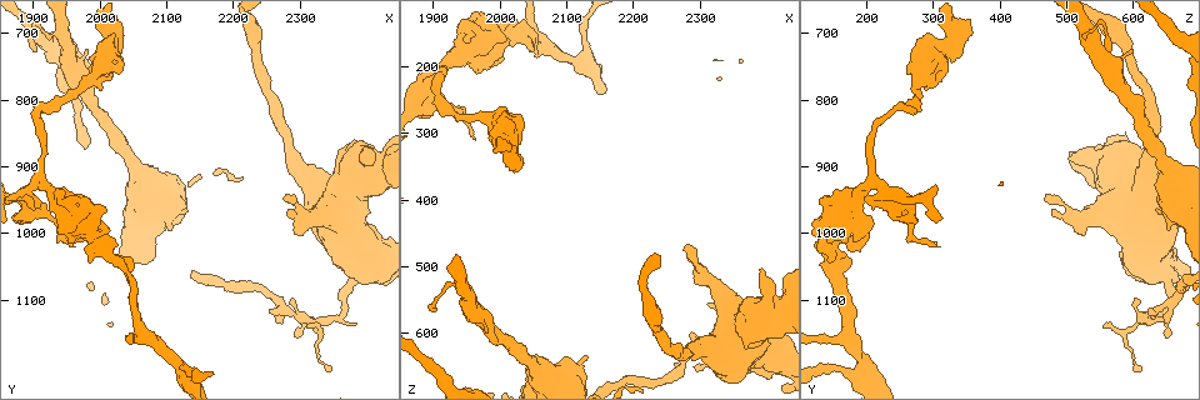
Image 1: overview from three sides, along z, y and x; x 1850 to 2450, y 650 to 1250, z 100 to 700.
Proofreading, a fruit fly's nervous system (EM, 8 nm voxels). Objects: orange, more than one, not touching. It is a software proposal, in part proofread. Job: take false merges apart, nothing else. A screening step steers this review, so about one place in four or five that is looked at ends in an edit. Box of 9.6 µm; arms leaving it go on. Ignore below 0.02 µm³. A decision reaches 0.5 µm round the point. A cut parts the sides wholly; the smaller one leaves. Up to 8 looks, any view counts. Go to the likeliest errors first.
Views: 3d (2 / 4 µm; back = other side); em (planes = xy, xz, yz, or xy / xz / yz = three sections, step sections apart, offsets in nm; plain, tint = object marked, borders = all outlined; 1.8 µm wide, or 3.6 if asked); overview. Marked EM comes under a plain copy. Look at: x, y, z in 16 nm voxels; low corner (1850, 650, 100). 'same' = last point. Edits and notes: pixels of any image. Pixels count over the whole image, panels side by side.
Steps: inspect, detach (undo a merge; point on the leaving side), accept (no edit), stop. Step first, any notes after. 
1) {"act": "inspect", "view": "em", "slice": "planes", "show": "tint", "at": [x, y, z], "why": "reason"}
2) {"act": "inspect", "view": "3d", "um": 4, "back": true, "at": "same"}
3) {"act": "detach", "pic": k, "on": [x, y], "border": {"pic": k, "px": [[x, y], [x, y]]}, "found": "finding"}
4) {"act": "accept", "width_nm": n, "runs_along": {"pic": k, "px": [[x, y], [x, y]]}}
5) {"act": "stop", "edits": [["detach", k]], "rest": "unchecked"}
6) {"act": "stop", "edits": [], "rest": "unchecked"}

{"act": "inspect", "view": "em", "um": 3.6, "slice": "planes", "show": "tint", "at": [1985, 995, 150], "why": "three-way junction"}

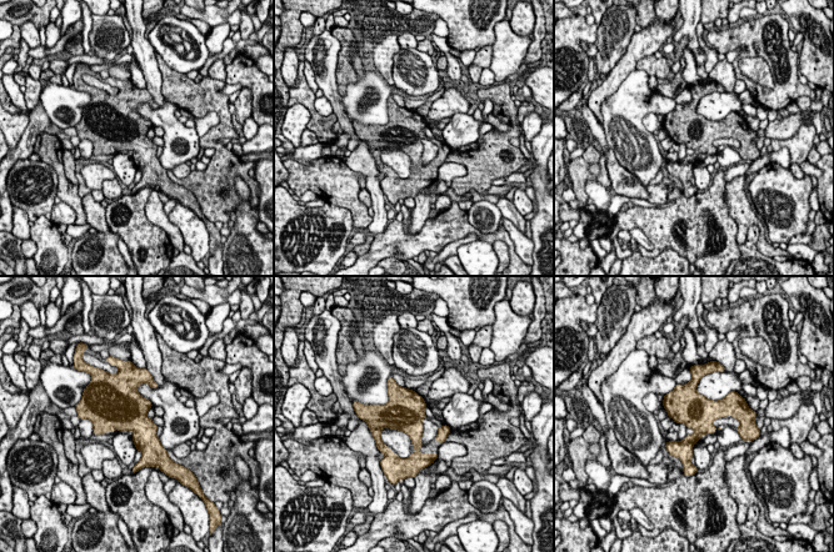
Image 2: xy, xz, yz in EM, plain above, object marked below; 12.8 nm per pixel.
{"act": "accept", "found": "all the same neuron"}

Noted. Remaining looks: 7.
{"act": "inspect", "view": "em", "slice": "yz", "step": 16, "show": "tint", "at": [2330, 940, 625], "why": "calibre changes"}

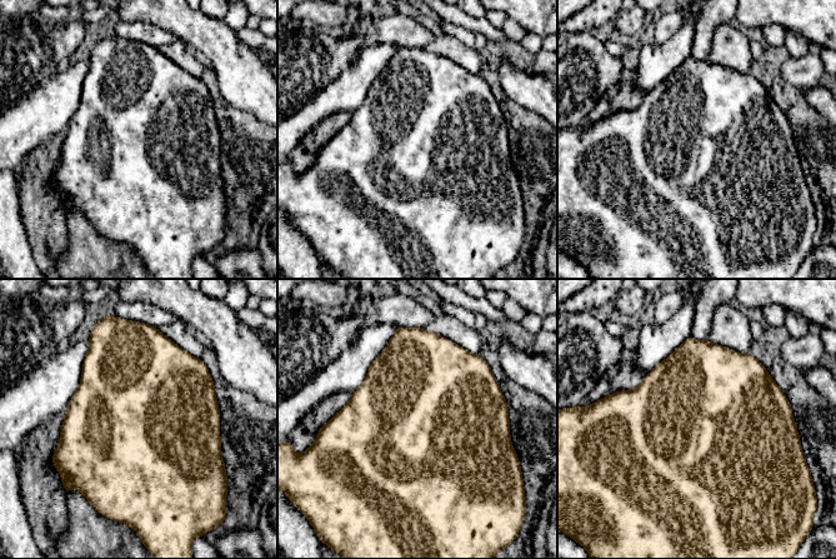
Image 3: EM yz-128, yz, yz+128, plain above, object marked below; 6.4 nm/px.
{"act": "inspect", "view": "em", "slice": "planes", "show": "tint", "at": "same", "why": "cut it another way"}

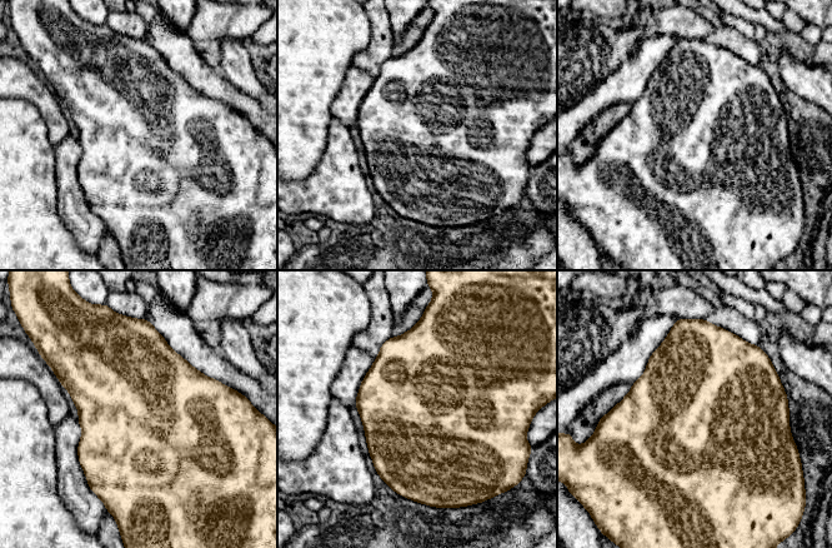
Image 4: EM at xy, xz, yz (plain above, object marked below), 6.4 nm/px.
{"act": "accept", "found": "all the same neuron"}

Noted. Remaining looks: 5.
{"act": "inspect", "view": "em", "slice": "xy", "step": 4, "show": "tint", "at": [2015, 730, 300]}

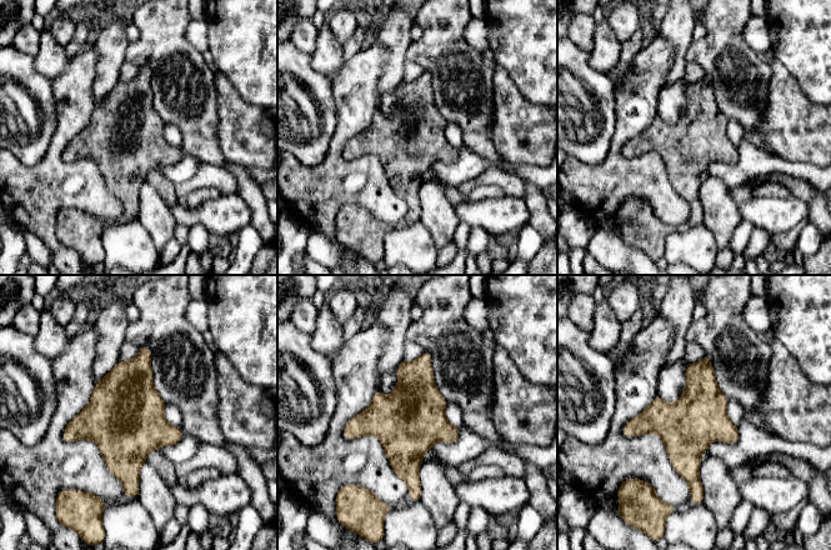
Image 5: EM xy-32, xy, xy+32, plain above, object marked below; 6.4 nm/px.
{"act": "inspect", "view": "em", "slice": "planes", "show": "tint", "at": "same", "why": "cut it another way"}

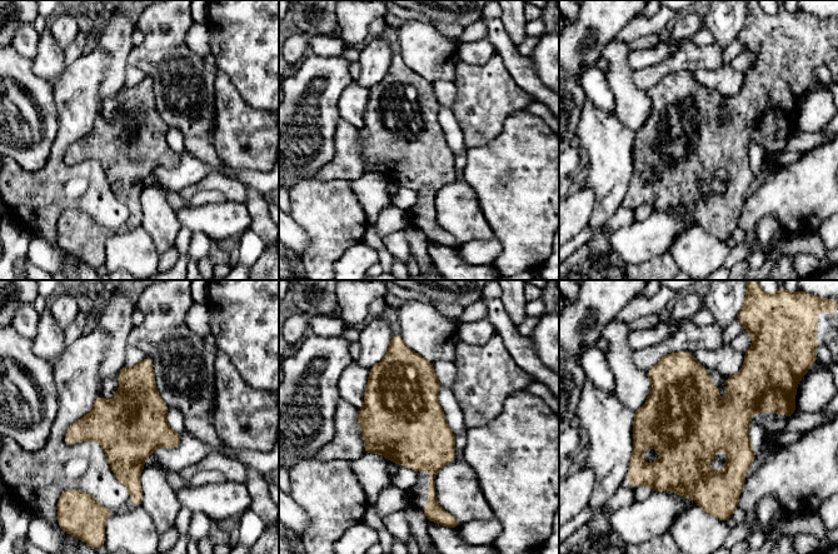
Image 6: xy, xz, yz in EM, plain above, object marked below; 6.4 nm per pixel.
{"act": "accept", "found": "one neuron here"}

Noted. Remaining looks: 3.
{"act": "inspect", "view": "em", "slice": "planes", "show": "borders", "at": [1905, 815, 240], "why": "narrows sharply"}

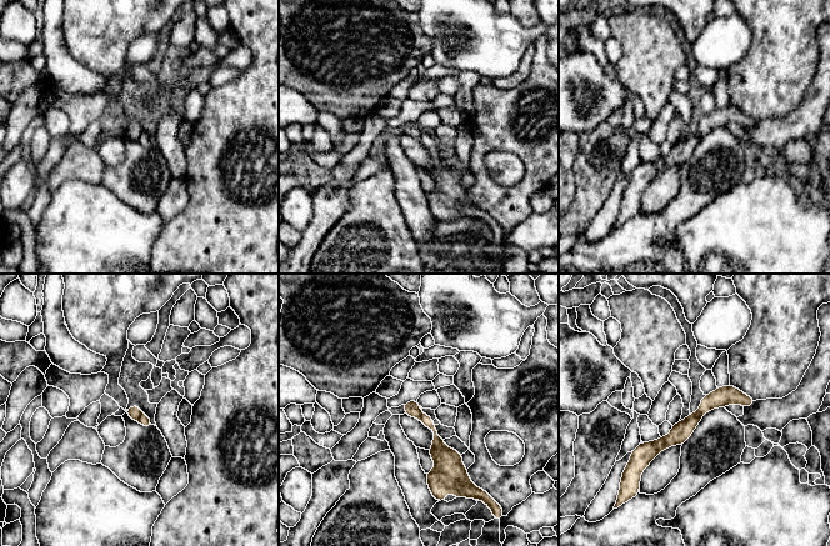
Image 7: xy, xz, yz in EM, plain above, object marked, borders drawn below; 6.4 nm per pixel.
{"act": "accept", "found": "one neuron here"}

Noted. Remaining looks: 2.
{"act": "stop", "edits": [], "rest": "unchecked"}

